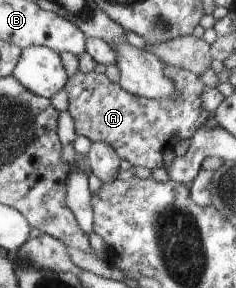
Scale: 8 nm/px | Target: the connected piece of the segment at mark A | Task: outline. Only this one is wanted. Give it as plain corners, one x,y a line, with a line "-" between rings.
165,65
165,75
176,85
177,94
174,99
147,99
126,92
119,84
110,82
105,74
95,71
74,73
65,84
69,96
67,111
72,115
77,136
86,136
91,142
102,141
110,144
121,159
126,159
132,166
144,166
148,170
164,166
162,155
164,150
172,150
186,137
193,137
194,133
204,125
211,113
202,106
202,92
206,87
197,74
193,72

